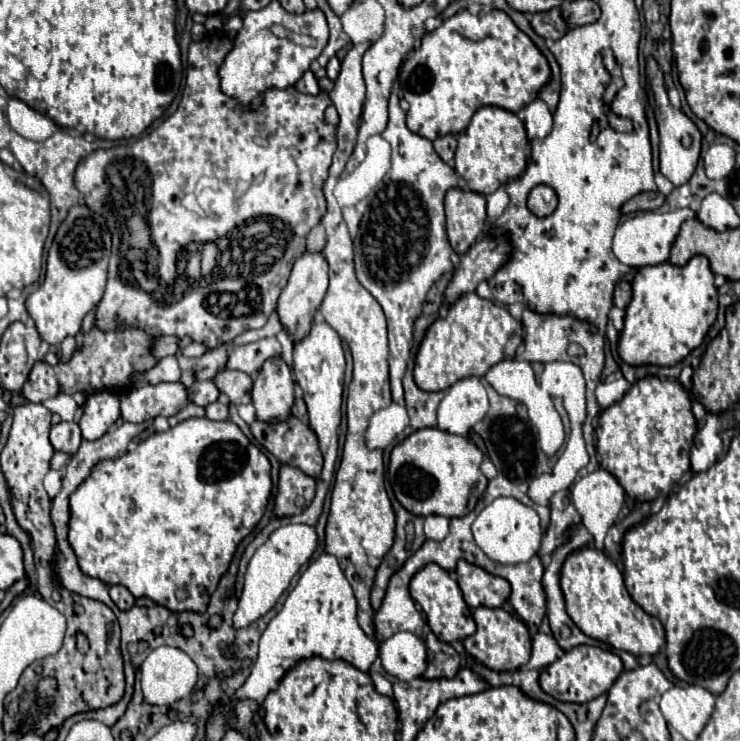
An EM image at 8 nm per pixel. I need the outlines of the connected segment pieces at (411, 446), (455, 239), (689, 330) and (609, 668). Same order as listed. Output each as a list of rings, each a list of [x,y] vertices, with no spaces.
[[[435,427],[419,429],[391,451],[389,481],[397,501],[413,515],[469,515],[485,491],[487,479],[479,471],[483,453],[465,437],[449,435]]]
[[[449,189],[445,197],[447,237],[457,255],[469,251],[485,227],[485,197],[473,191]]]
[[[697,255],[685,267],[671,263],[643,267],[633,281],[633,297],[627,307],[625,327],[619,335],[619,357],[633,367],[671,367],[703,343],[715,317],[717,289],[707,257]]]
[[[579,645],[571,651],[565,651],[563,657],[559,657],[555,663],[551,663],[547,669],[541,671],[541,687],[545,693],[553,695],[559,701],[567,703],[587,703],[611,689],[611,685],[617,681],[617,677],[623,671],[623,661],[613,651],[601,649],[601,647],[589,647]]]

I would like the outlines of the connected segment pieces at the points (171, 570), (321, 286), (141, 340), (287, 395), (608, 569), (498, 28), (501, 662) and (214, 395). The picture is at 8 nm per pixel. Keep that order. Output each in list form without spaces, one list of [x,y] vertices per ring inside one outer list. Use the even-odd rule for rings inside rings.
[[[191,417],[191,419],[185,419],[179,425],[171,427],[169,431],[153,433],[151,437],[141,441],[135,451],[125,453],[123,457],[113,459],[113,461],[103,461],[93,469],[93,473],[75,489],[75,493],[69,499],[69,505],[71,505],[69,543],[71,543],[71,547],[77,555],[79,567],[89,577],[101,579],[107,585],[125,585],[135,597],[149,597],[151,601],[155,601],[155,603],[159,603],[159,605],[163,605],[171,611],[195,611],[195,613],[201,611],[203,613],[207,609],[211,593],[217,589],[217,583],[219,583],[221,575],[227,571],[237,545],[261,521],[261,517],[265,513],[265,507],[267,507],[267,501],[271,497],[271,489],[273,489],[271,463],[269,463],[267,455],[257,445],[253,445],[243,435],[243,431],[237,425],[233,425],[233,421],[229,421],[229,419],[227,421],[211,421],[207,417]],[[177,587],[185,587],[189,591],[189,599],[177,601],[175,599],[175,589]]]
[[[305,251],[293,263],[293,269],[291,269],[291,275],[289,275],[289,283],[281,291],[281,297],[277,301],[277,313],[281,317],[283,327],[289,331],[293,343],[301,341],[309,333],[309,329],[313,325],[315,309],[321,305],[321,301],[323,301],[323,297],[327,293],[327,285],[329,285],[329,263],[325,261],[323,253]]]
[[[97,325],[85,335],[83,345],[73,351],[73,357],[69,361],[59,361],[55,365],[49,365],[45,361],[37,361],[27,383],[23,385],[23,395],[27,401],[43,403],[59,389],[65,389],[65,393],[83,393],[93,395],[99,391],[109,391],[117,395],[125,395],[133,387],[133,375],[145,373],[153,369],[159,359],[153,355],[153,343],[155,337],[149,337],[149,333],[141,329],[113,329],[103,331],[97,329]]]
[[[273,357],[273,361],[265,361],[261,373],[253,383],[253,393],[251,393],[257,419],[265,423],[287,419],[295,399],[293,385],[295,383],[291,369],[281,357]]]
[[[585,547],[571,553],[561,567],[561,591],[569,617],[585,635],[603,641],[613,649],[629,651],[635,657],[655,655],[665,645],[661,621],[647,615],[637,603],[633,603],[623,585],[623,573],[605,551]]]
[[[463,9],[445,19],[439,29],[421,39],[399,71],[403,97],[409,103],[407,127],[431,141],[435,135],[461,133],[473,113],[485,105],[517,113],[537,99],[549,79],[551,69],[545,55],[499,9],[479,15]]]
[[[479,607],[473,611],[473,619],[477,623],[477,631],[475,631],[475,635],[471,635],[463,641],[465,651],[473,659],[477,659],[479,663],[483,663],[485,667],[495,669],[495,671],[513,671],[513,669],[527,665],[527,661],[531,657],[531,635],[529,635],[527,625],[519,617],[515,617],[503,609]]]
[[[195,381],[189,387],[189,399],[191,399],[191,403],[201,405],[201,407],[217,401],[219,395],[221,393],[219,393],[219,389],[217,389],[217,385],[213,381]]]

